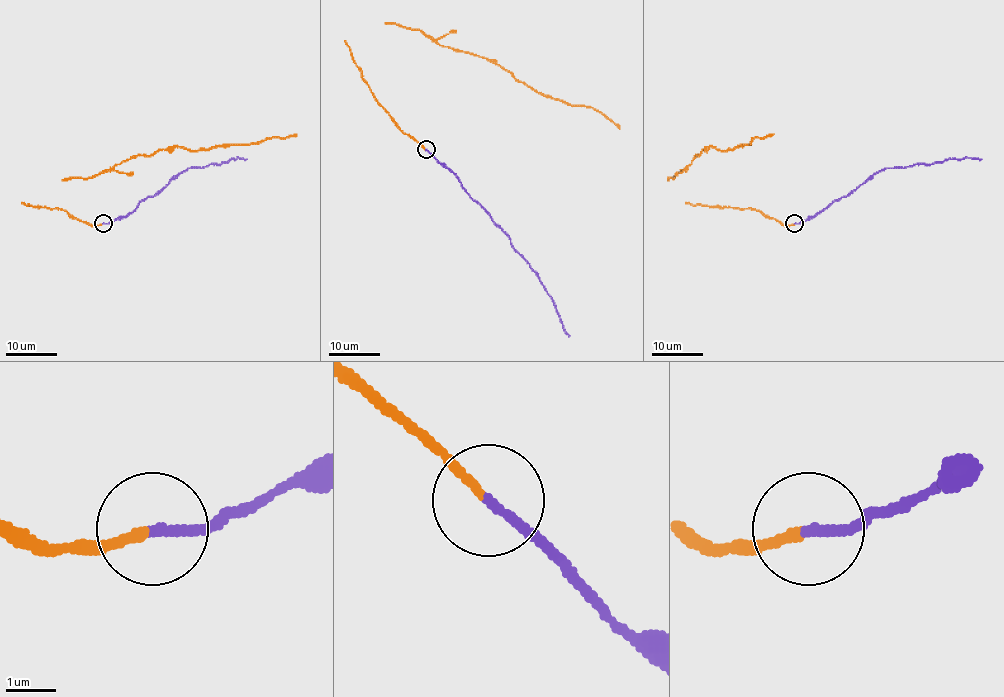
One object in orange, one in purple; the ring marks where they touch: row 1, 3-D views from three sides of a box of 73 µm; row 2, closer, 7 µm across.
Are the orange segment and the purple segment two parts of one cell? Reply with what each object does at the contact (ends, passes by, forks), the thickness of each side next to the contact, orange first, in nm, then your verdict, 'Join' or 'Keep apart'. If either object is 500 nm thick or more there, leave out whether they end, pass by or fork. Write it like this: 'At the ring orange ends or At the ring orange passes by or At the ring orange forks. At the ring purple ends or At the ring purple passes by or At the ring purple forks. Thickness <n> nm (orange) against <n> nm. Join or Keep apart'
At the ring orange ends. At the ring purple ends. Thickness 160 nm (orange) against 180 nm. Join

